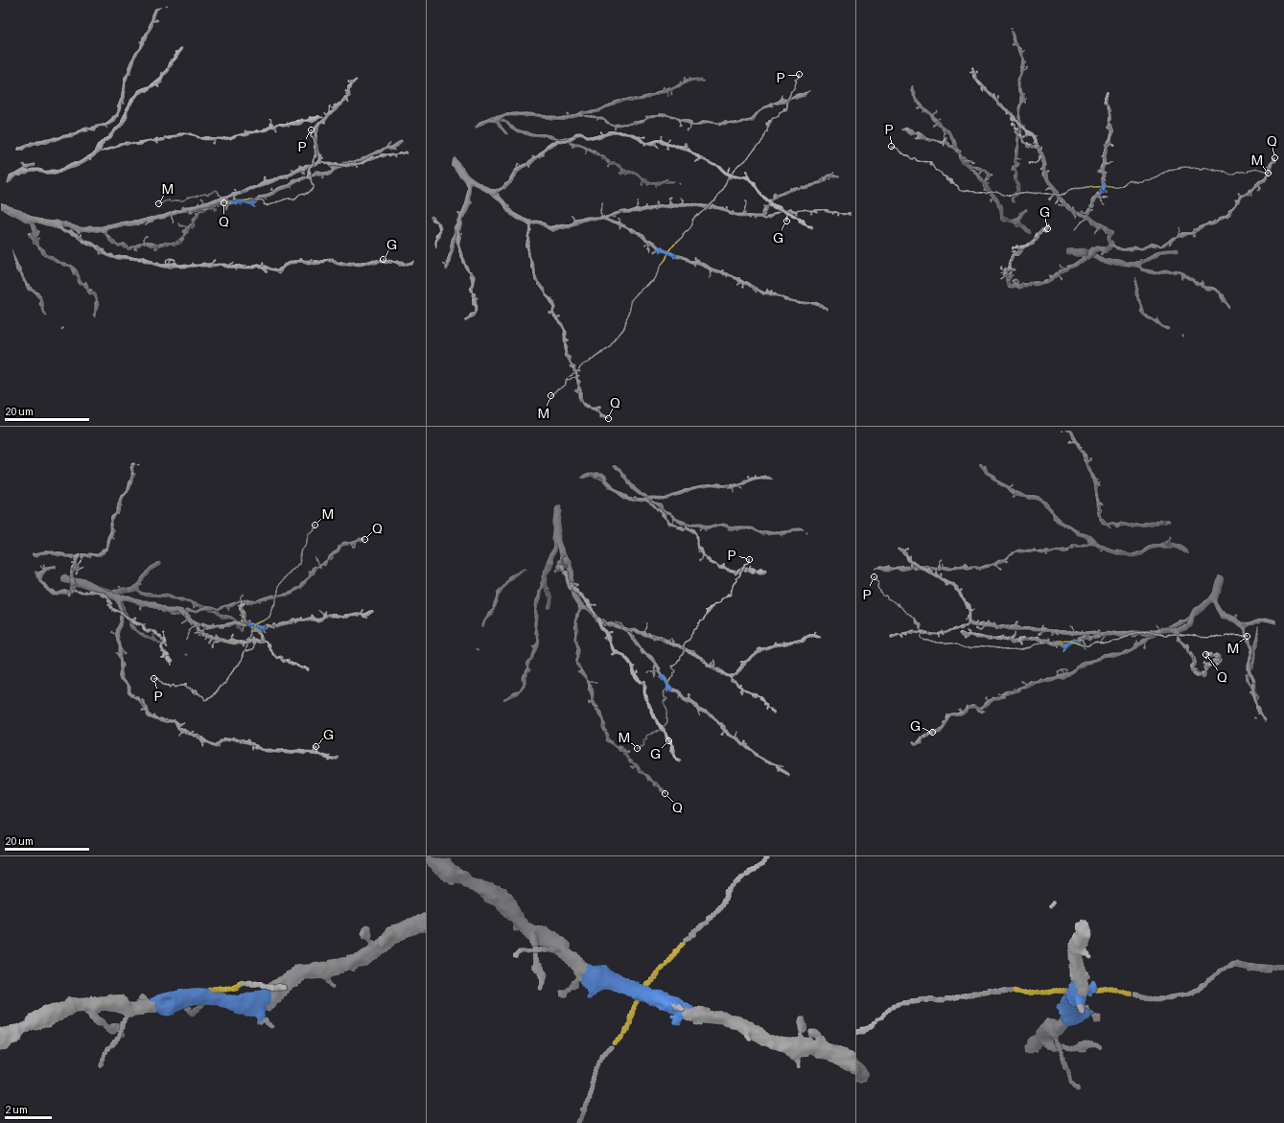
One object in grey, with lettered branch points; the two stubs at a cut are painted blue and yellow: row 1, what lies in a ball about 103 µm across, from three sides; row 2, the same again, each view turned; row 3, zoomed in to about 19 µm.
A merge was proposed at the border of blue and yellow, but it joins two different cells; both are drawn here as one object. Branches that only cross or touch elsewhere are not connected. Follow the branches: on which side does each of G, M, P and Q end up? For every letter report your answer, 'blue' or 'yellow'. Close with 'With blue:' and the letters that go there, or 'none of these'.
G: blue
M: yellow
P: yellow
Q: blue
With blue: G, Q

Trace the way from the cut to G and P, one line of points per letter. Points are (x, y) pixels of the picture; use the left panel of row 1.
G: (243, 199), (113, 226), (61, 226), (113, 256), (160, 265), (278, 269), (291, 262), (375, 265), (383, 259)
P: (243, 199), (261, 198), (268, 204), (287, 198), (291, 200), (312, 189), (308, 171), (315, 153), (311, 129)

